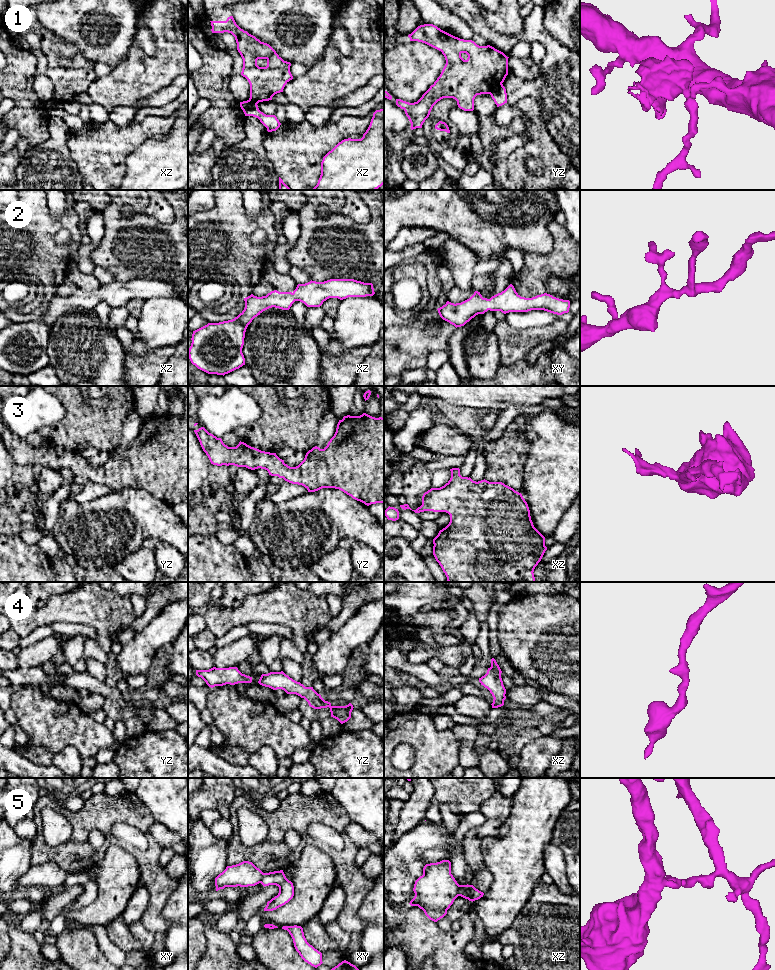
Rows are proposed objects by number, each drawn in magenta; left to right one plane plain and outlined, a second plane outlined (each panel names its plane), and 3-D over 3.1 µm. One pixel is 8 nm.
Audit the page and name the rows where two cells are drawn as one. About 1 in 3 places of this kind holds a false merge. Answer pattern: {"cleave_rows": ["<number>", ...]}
{"cleave_rows": ["1", "5"]}

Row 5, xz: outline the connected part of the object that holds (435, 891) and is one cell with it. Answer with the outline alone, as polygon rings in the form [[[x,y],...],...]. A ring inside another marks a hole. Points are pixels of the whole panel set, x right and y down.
[[[449,860],[426,864],[423,875],[415,881],[415,896],[409,904],[418,906],[430,920],[437,922],[459,896],[459,887],[451,874]]]

